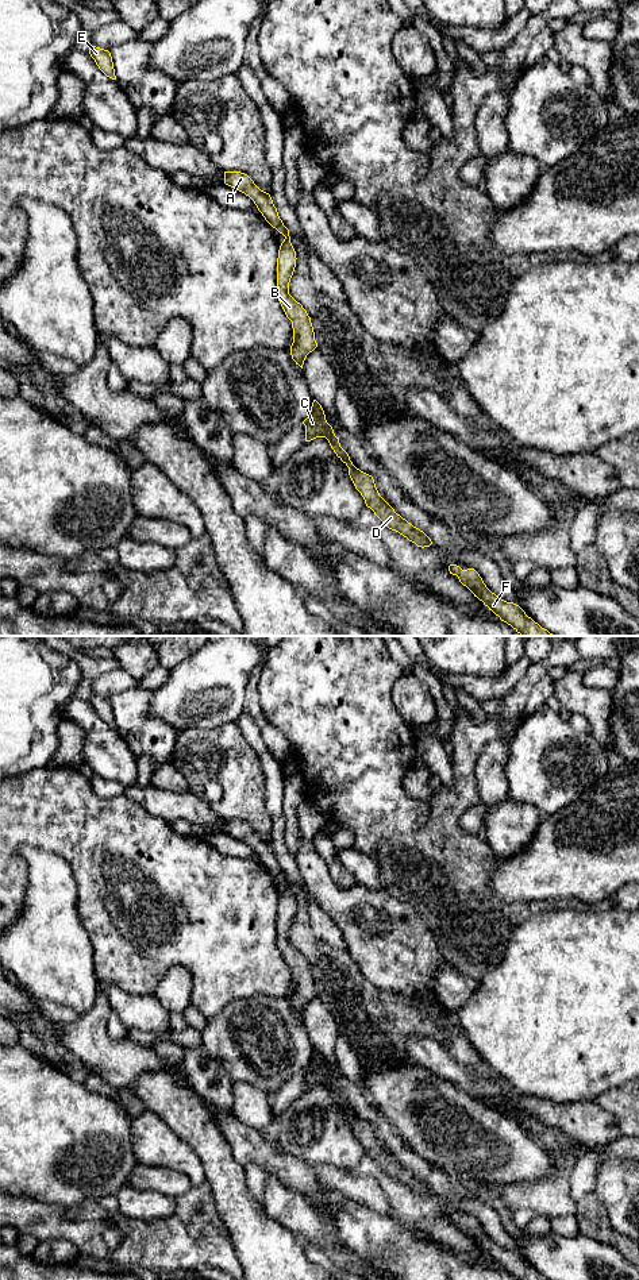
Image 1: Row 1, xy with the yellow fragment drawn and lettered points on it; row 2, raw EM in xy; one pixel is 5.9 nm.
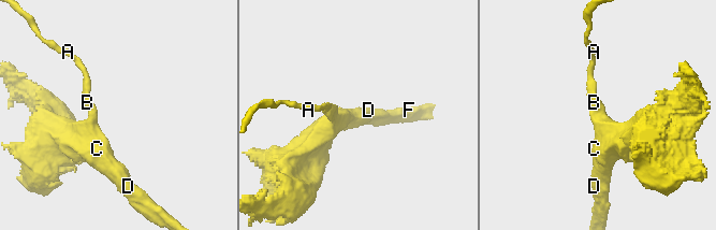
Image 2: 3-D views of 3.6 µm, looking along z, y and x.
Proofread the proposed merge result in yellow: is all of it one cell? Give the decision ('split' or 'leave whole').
leave whole

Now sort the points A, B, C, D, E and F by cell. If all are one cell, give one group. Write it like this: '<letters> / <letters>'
A B C D E F

